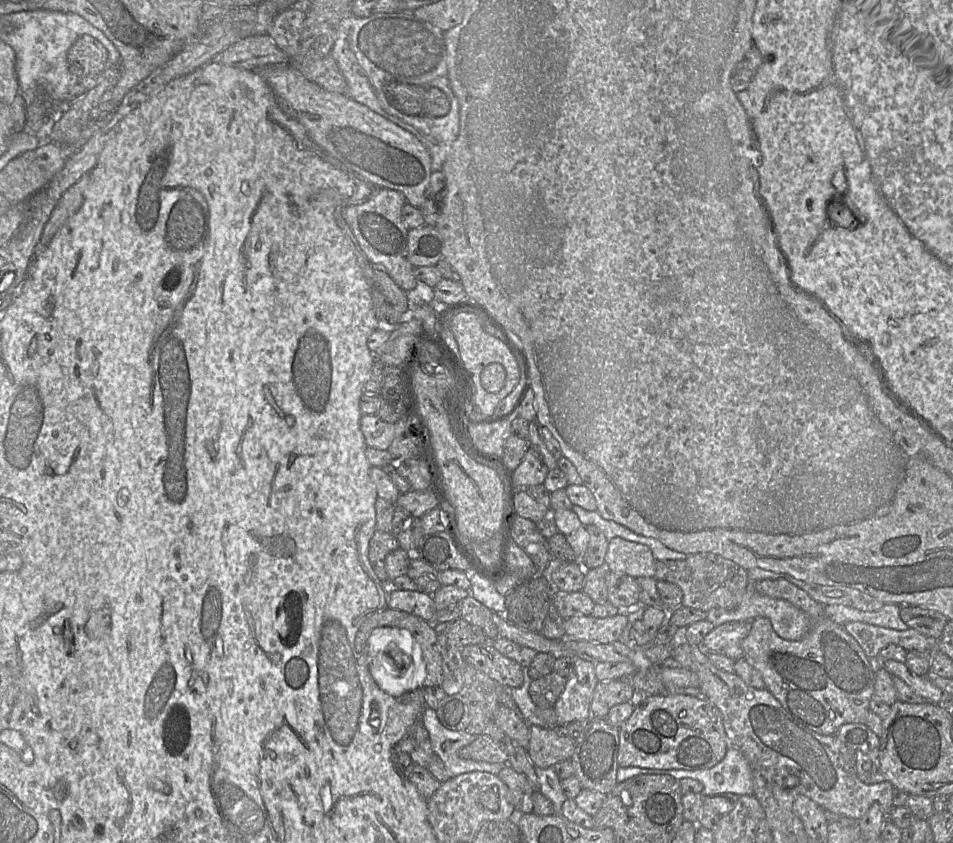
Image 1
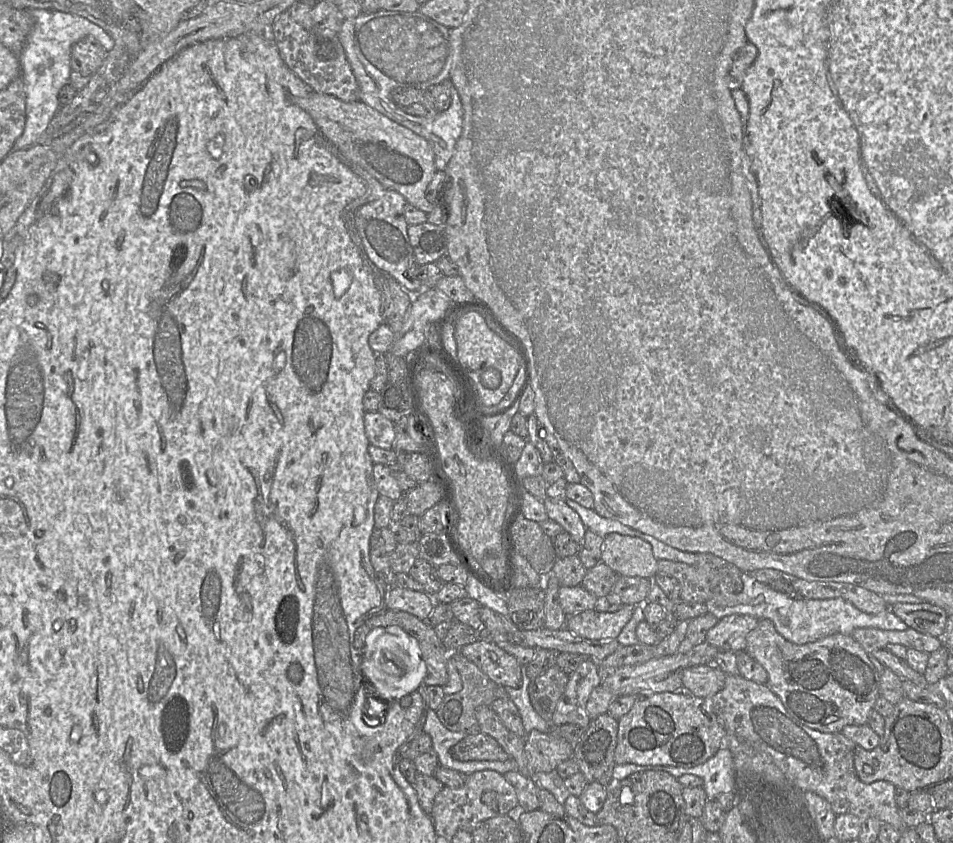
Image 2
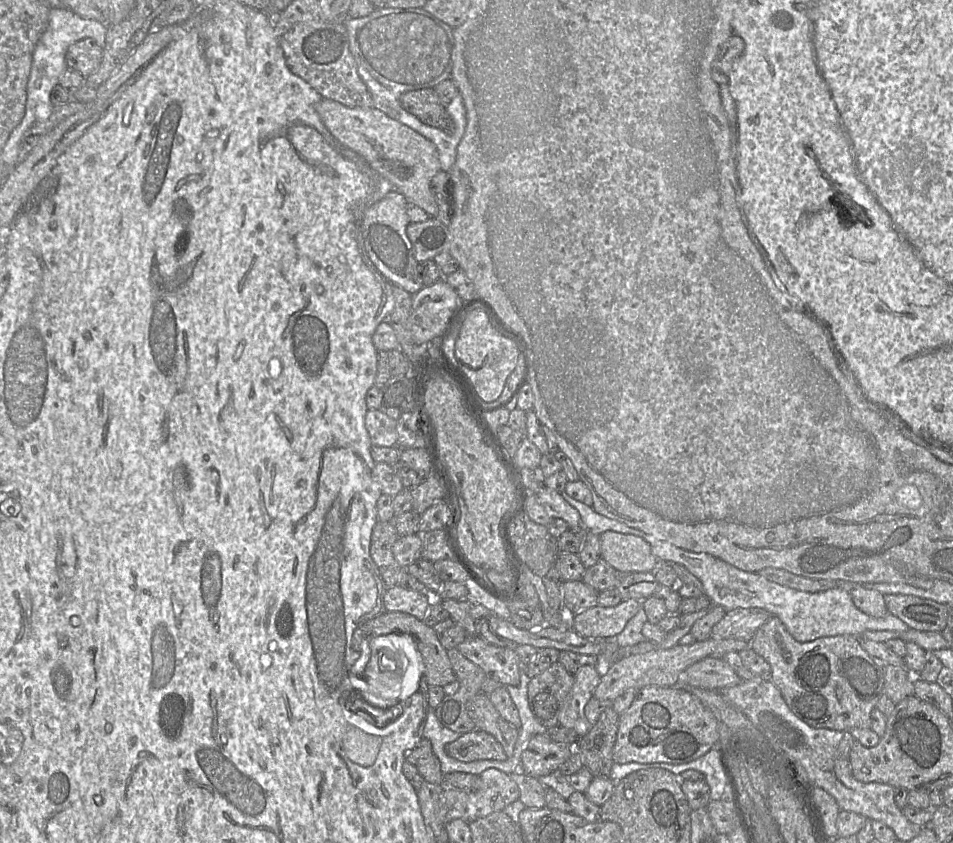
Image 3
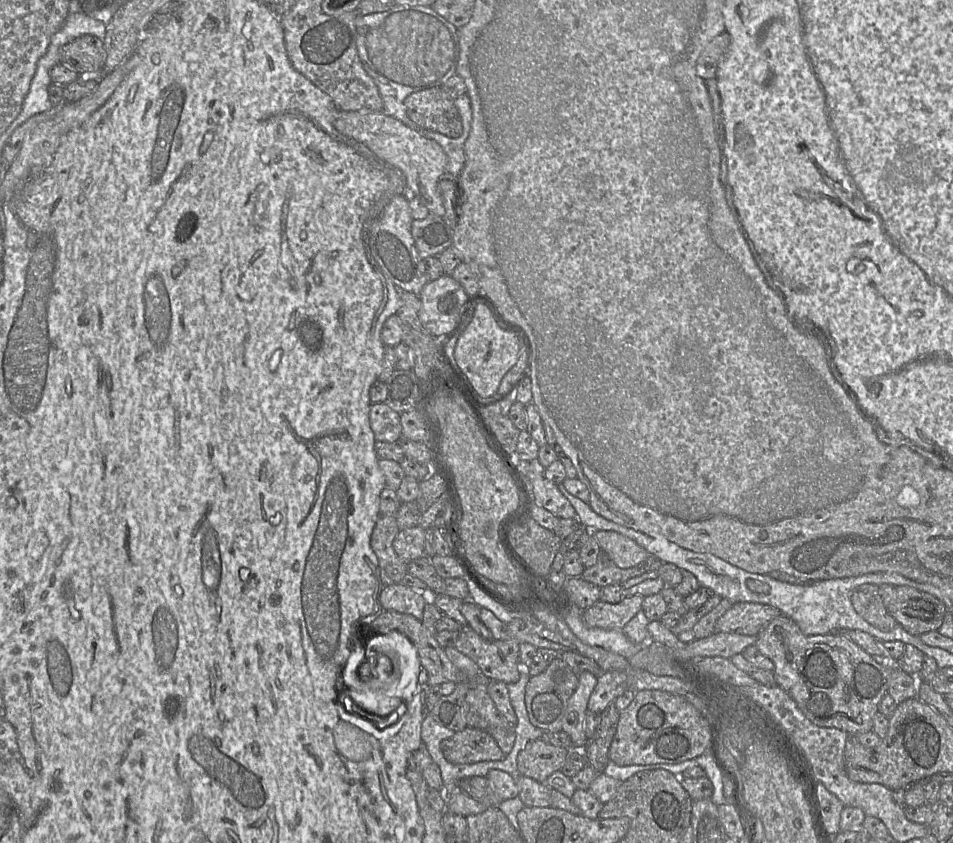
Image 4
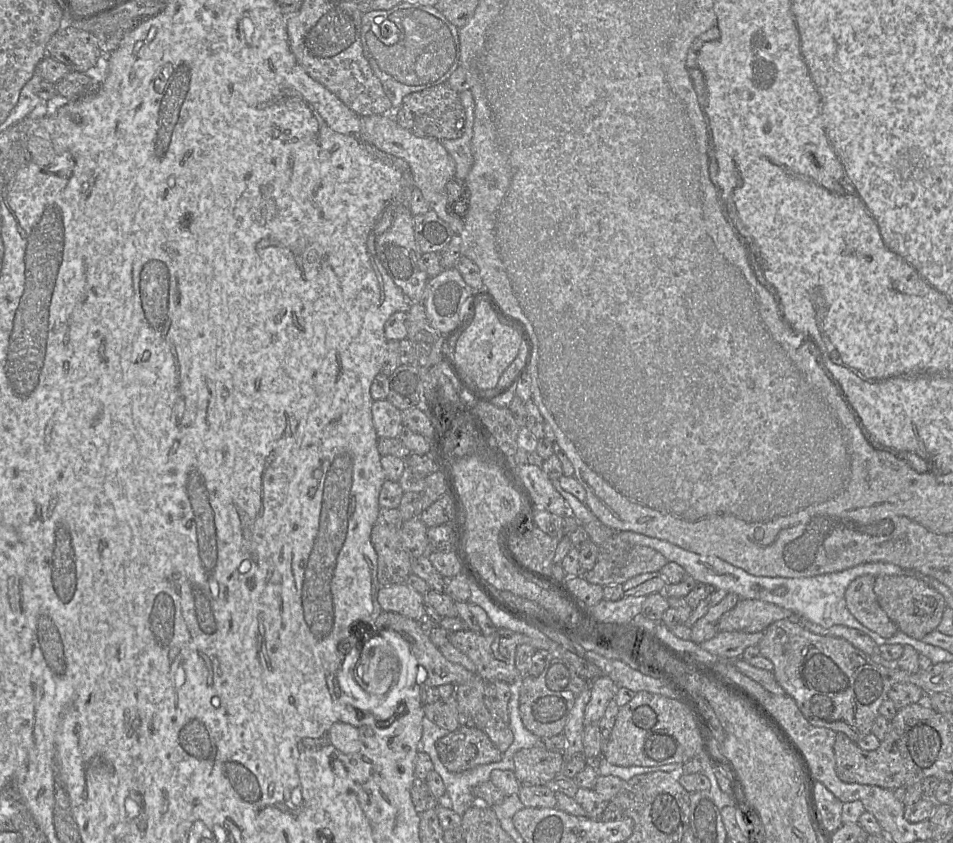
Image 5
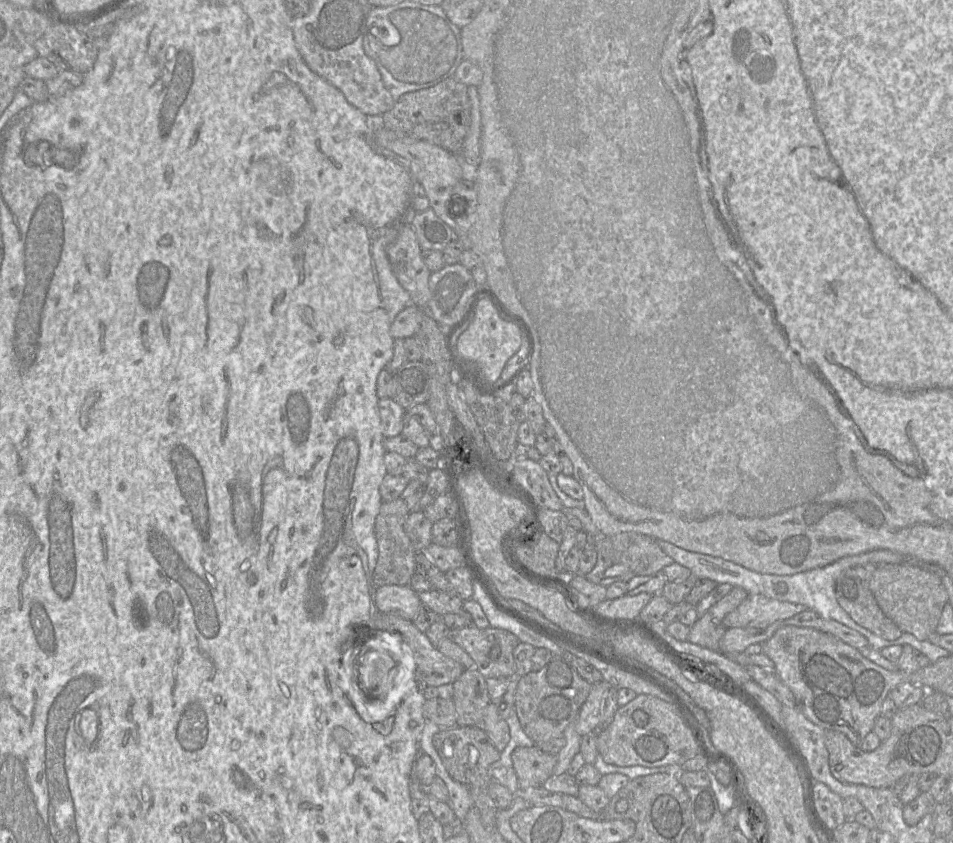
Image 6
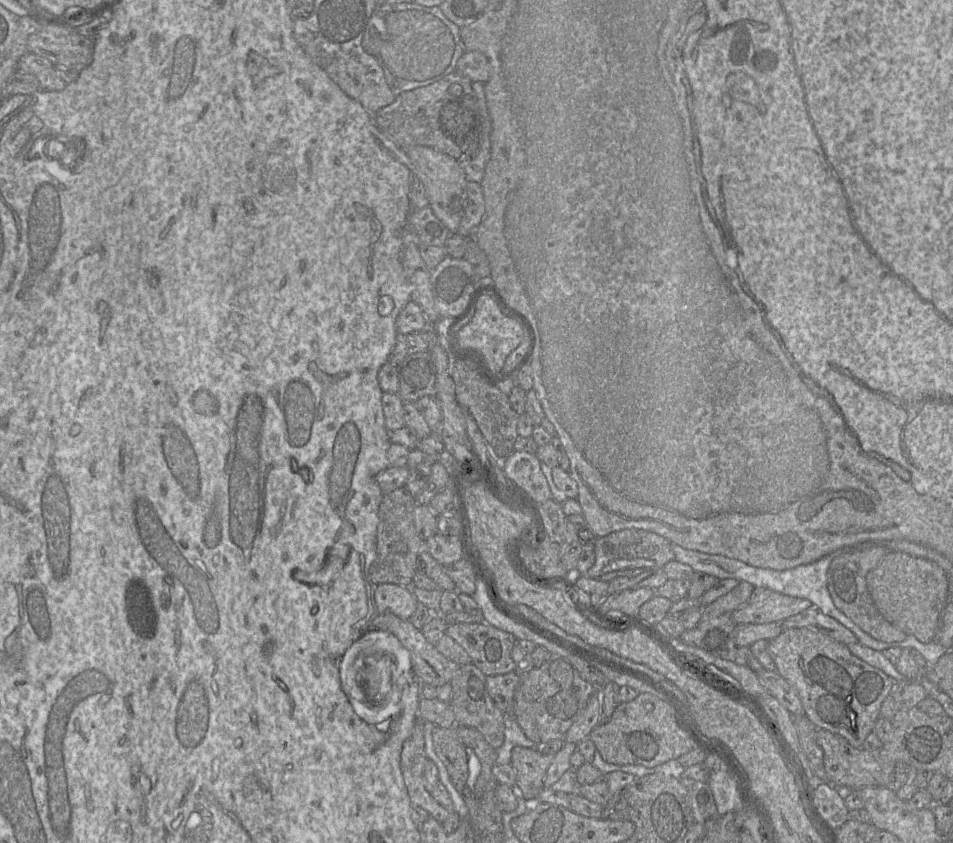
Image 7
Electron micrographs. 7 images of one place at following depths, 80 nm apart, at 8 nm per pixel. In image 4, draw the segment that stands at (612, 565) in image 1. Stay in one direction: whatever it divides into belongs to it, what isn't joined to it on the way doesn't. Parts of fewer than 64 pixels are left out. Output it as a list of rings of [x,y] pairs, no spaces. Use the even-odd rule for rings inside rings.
[[[614,531],[591,532],[601,552],[618,568],[628,569],[644,562],[650,554],[635,541]]]

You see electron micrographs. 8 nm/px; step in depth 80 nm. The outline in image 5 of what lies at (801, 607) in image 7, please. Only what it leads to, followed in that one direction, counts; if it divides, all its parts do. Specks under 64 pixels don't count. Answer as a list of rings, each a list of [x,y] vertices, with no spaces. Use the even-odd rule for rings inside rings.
[[[740,599],[733,609],[722,615],[718,629],[721,632],[764,632],[774,622],[789,618],[794,618],[789,609],[761,600]]]

